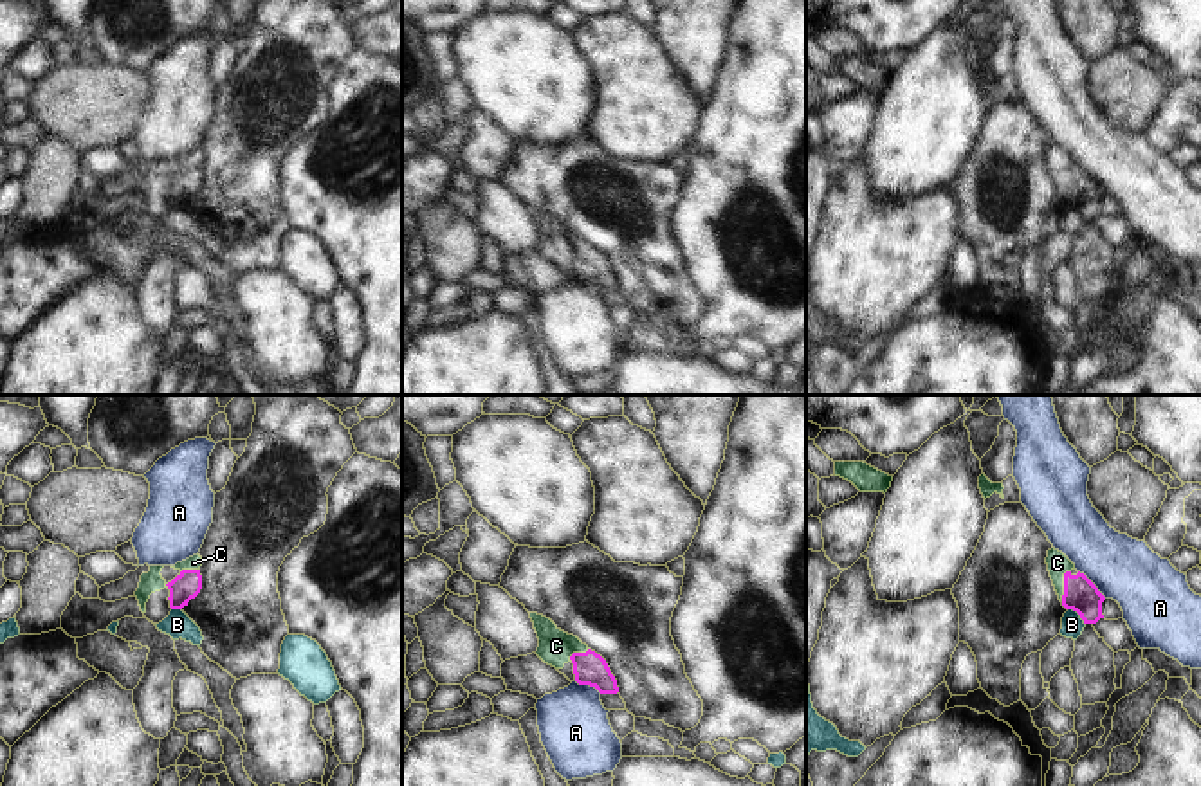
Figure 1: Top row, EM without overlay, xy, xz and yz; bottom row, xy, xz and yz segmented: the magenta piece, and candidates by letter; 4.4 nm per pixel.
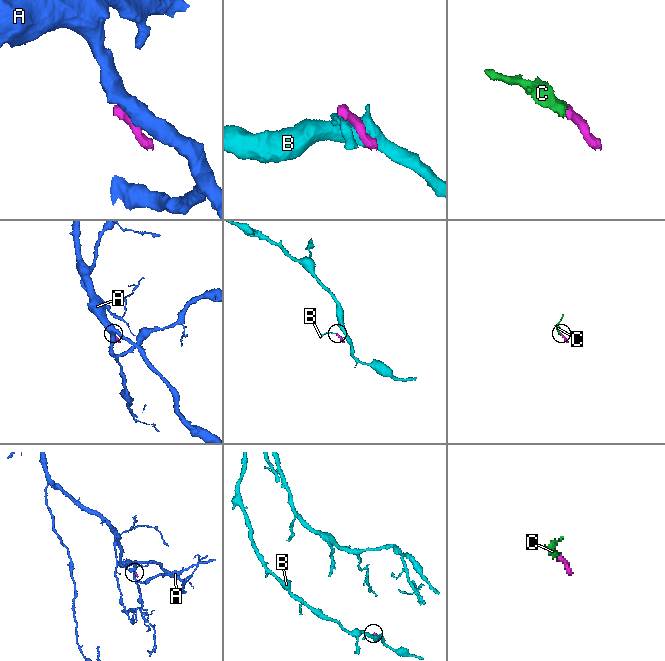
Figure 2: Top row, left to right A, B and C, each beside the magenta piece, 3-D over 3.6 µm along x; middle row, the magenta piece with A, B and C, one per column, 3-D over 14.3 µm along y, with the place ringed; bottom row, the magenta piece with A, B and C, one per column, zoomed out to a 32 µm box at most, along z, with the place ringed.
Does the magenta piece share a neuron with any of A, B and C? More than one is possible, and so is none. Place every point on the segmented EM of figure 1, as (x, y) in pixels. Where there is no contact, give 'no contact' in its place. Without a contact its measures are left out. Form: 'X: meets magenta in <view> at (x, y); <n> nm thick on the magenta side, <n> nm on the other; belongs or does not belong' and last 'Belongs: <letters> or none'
A: meets magenta in yz at (1093, 584); 150 nm thick on the magenta side, 300 nm on the other; does not belong
B: meets magenta in yz at (1079, 613); 150 nm thick on the magenta side, 100 nm on the other; does not belong
C: meets magenta in yz at (1064, 584); 150 nm thick on the magenta side, 100 nm on the other; belongs
Belongs: C

